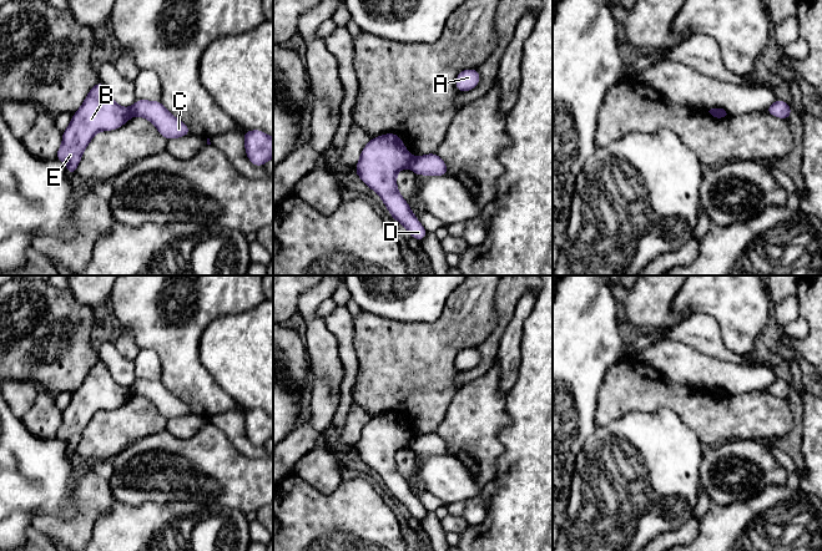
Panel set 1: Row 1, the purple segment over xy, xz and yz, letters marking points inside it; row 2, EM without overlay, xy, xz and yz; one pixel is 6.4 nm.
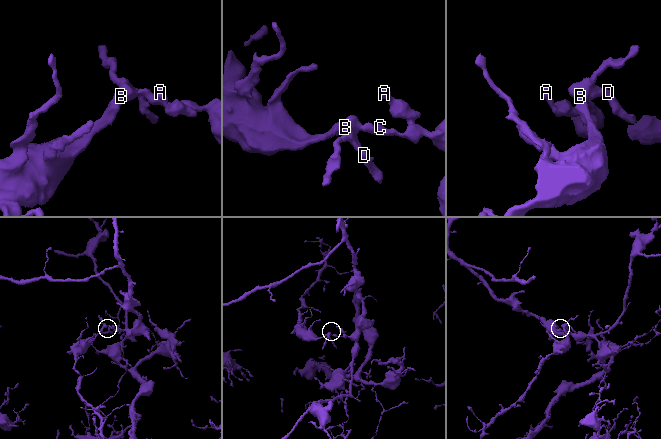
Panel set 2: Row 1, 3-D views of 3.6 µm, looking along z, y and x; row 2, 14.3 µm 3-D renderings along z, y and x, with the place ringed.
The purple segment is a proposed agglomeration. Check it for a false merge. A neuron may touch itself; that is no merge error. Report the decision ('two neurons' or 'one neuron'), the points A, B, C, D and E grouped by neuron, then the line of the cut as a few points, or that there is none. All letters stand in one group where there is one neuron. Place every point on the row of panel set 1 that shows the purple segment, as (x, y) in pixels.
two neurons; A C / B D E; cut in xz along (413, 157), (408, 166)

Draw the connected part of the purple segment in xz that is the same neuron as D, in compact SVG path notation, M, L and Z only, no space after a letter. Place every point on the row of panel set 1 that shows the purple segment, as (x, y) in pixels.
M395 133L372 138L362 150L354 173L380 196L393 219L400 222L410 237L422 242L428 232L410 211L397 188L397 173L409 167L413 156Z

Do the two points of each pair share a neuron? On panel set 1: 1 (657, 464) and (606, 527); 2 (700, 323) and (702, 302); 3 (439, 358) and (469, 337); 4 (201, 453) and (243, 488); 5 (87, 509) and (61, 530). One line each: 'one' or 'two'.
1: one
2: two
3: one
4: one
5: one

